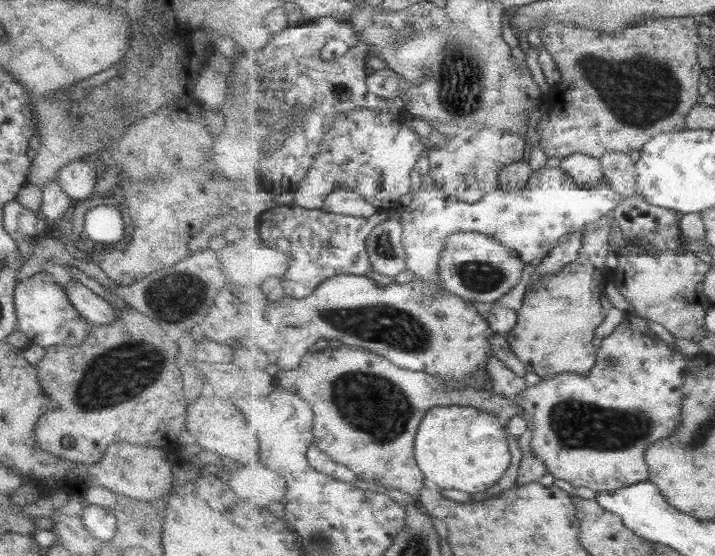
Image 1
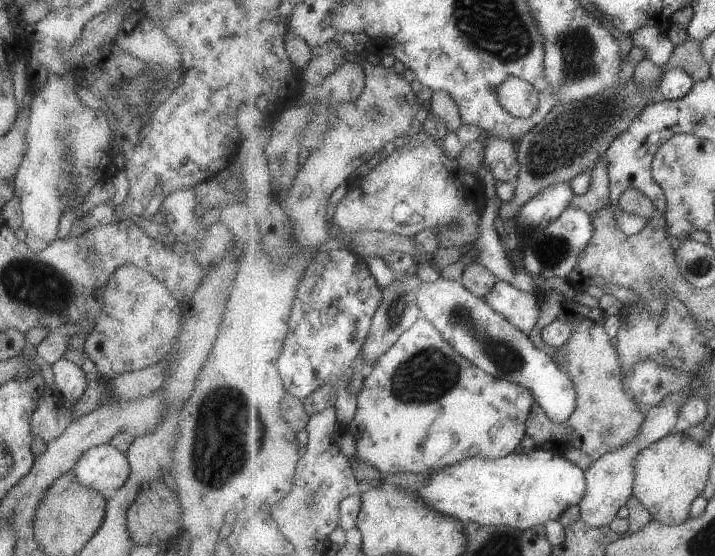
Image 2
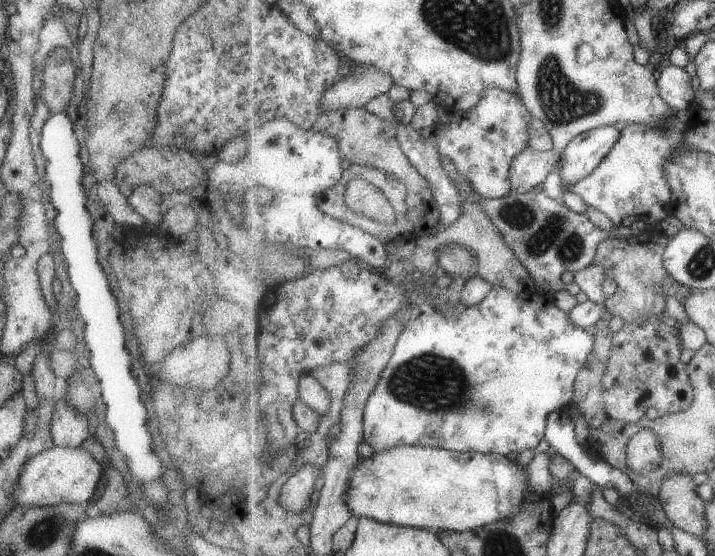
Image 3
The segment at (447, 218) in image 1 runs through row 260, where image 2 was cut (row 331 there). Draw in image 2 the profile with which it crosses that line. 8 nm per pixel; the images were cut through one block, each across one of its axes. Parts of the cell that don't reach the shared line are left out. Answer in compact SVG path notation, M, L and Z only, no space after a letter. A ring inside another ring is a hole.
M499 280L485 299L497 312L527 334L531 334L542 315L539 293L523 292L507 281ZM423 316L382 356L378 362L377 368L370 373L363 382L364 387L358 396L358 409L355 418L351 425L346 427L356 444L356 455L359 459L363 459L367 464L374 466L381 473L397 474L397 472L413 472L413 474L422 473L423 475L432 475L437 471L443 470L446 466L451 466L461 462L463 459L469 457L481 457L483 459L498 459L510 455L513 450L517 450L521 446L523 436L527 434L527 423L530 418L530 410L534 407L536 397L531 389L525 388L519 383L500 379L488 373L486 370L479 368L478 365L473 364L467 357L459 354L455 350L454 345L450 343L439 332L435 326Z

